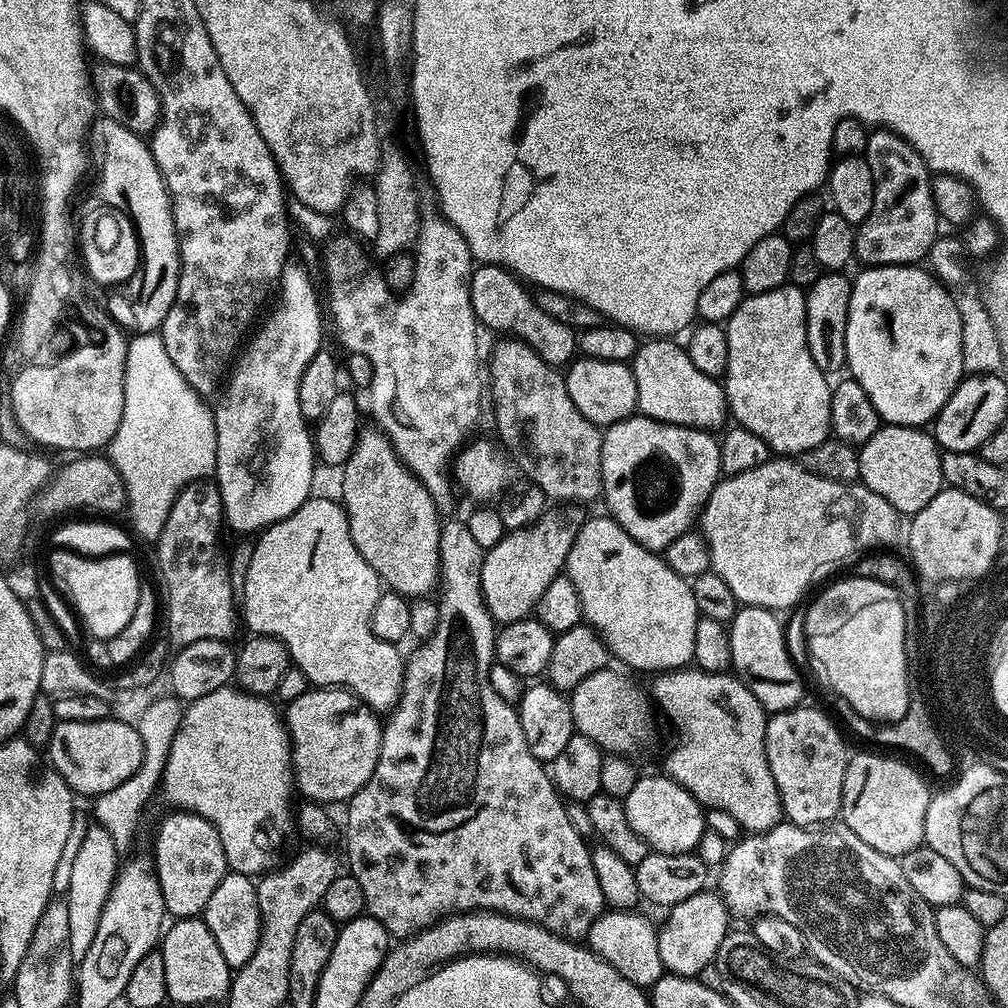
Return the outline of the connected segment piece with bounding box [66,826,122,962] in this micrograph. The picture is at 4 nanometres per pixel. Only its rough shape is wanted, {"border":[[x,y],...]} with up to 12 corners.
{"border":[[98,826],[68,868],[70,954],[79,962],[116,880],[121,853]]}

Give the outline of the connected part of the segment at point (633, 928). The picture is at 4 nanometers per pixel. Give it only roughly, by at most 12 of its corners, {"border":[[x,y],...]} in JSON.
{"border":[[601,912],[586,944],[648,990],[666,971],[657,925]]}

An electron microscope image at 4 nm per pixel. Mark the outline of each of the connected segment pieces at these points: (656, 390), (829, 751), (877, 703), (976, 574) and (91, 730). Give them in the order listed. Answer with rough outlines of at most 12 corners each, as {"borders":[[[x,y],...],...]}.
{"borders":[[[648,338],[630,367],[639,415],[715,433],[724,385],[672,338]],[[816,708],[769,715],[784,816],[840,815],[850,749]],[[876,604],[816,656],[829,689],[873,722],[908,708],[907,619]],[[941,487],[906,532],[915,571],[979,581],[1000,548],[997,509]],[[59,721],[47,759],[95,798],[142,766],[135,724]]]}

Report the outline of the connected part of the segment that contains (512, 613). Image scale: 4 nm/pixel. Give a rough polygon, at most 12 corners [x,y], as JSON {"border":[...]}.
{"border":[[552,507],[485,551],[497,625],[531,617],[586,513]]}

